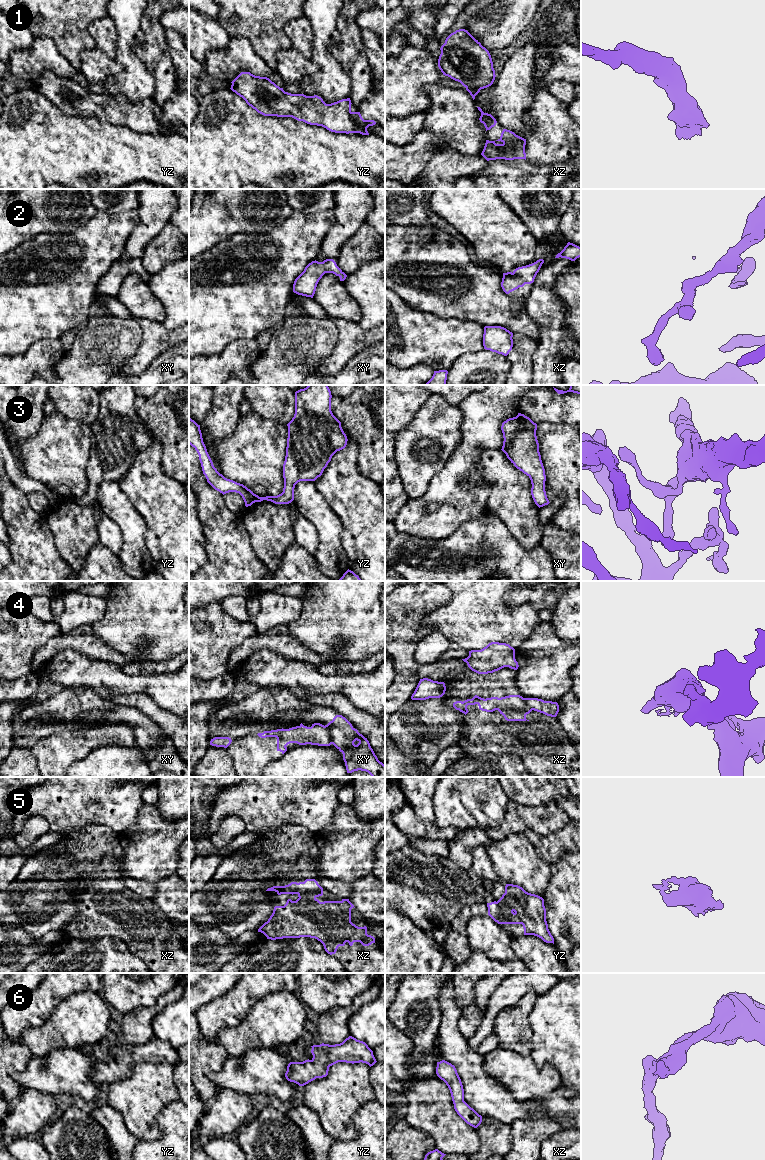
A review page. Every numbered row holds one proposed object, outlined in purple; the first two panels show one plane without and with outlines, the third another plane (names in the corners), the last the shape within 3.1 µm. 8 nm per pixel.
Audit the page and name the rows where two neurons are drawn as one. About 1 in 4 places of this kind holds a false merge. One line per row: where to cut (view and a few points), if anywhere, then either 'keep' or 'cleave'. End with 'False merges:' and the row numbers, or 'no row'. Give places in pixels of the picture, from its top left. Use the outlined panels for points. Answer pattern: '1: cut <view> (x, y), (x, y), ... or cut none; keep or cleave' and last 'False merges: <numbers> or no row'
1: cut none; keep
2: cut none; keep
3: cut none; keep
4: cut xy (324, 726), (332, 743); cleave
5: cut none; keep
6: cut none; keep
False merges: 4

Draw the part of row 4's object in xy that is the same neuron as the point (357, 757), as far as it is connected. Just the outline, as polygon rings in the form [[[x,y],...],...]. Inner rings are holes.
[[[336,715],[325,727],[332,744],[343,754],[347,773],[366,771],[372,777],[385,777],[385,765],[380,762],[369,741],[342,715]]]

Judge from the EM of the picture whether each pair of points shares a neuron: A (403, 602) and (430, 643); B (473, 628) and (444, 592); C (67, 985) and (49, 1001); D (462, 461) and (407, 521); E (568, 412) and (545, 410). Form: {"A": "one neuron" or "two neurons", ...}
{"A": "two neurons", "B": "two neurons", "C": "one neuron", "D": "one neuron", "E": "one neuron"}

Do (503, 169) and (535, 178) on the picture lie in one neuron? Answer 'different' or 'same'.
same

